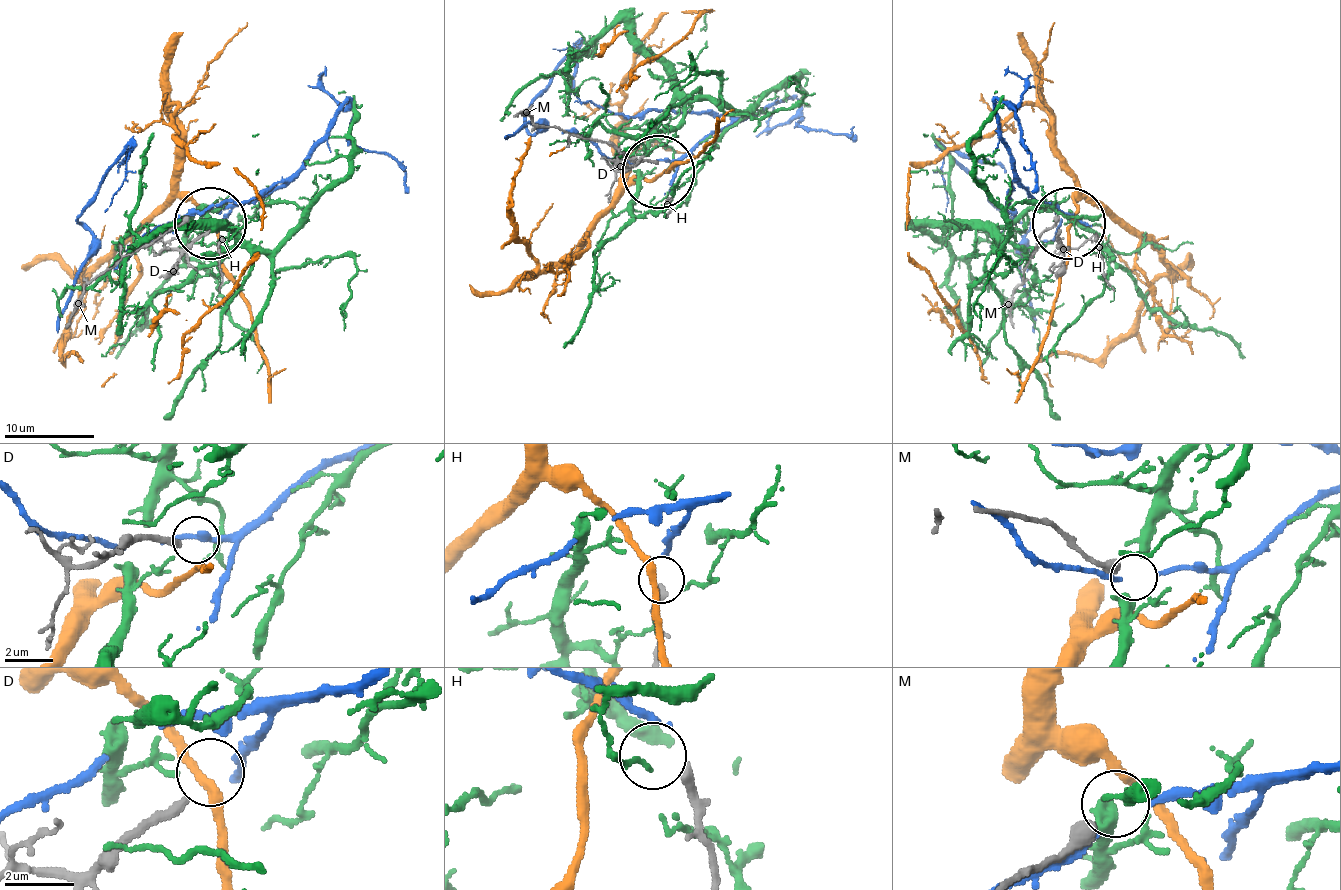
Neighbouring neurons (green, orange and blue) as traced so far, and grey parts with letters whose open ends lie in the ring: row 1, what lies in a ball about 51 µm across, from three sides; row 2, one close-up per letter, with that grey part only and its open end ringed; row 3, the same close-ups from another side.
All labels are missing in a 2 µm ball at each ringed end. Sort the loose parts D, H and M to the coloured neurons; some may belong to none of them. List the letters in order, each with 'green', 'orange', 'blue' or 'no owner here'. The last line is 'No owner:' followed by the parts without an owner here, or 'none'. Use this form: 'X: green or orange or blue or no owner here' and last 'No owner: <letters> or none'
D: no owner here
H: blue
M: no owner here
No owner: D, M

